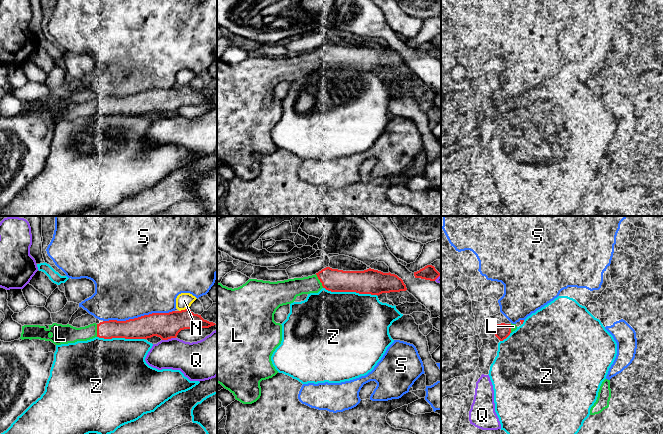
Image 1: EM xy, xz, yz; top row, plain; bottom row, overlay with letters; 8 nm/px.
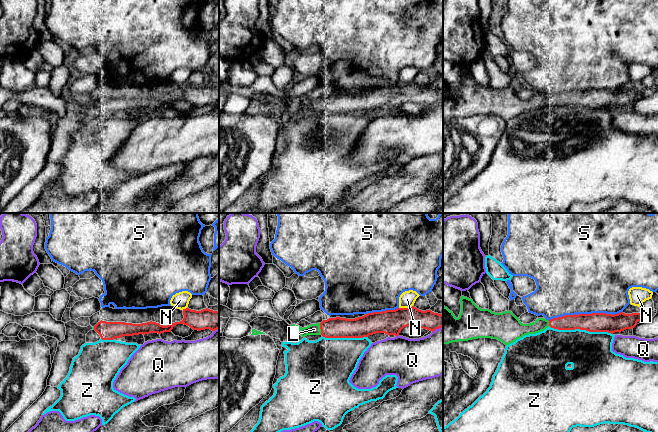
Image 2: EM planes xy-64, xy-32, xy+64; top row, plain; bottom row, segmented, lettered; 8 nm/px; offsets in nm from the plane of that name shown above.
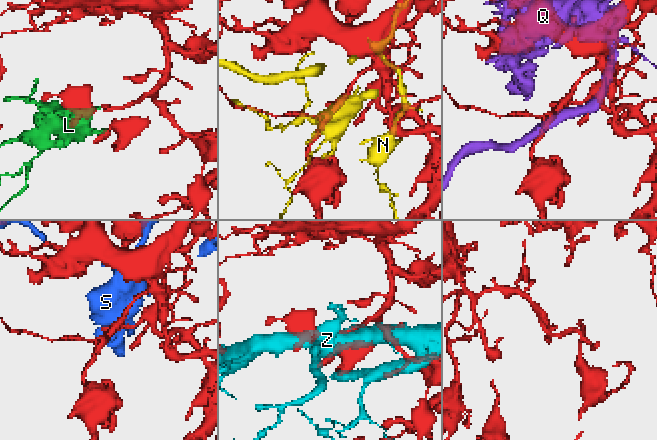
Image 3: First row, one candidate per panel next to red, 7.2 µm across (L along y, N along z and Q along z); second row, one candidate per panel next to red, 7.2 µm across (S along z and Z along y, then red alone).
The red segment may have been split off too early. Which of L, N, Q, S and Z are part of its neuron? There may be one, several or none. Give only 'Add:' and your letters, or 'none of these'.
Add: L

